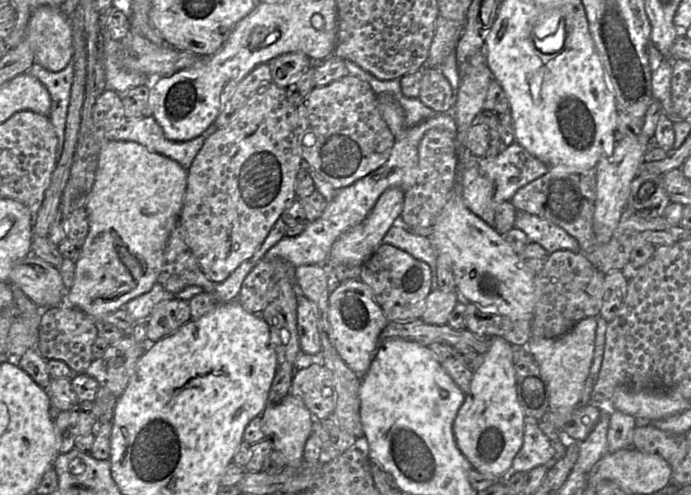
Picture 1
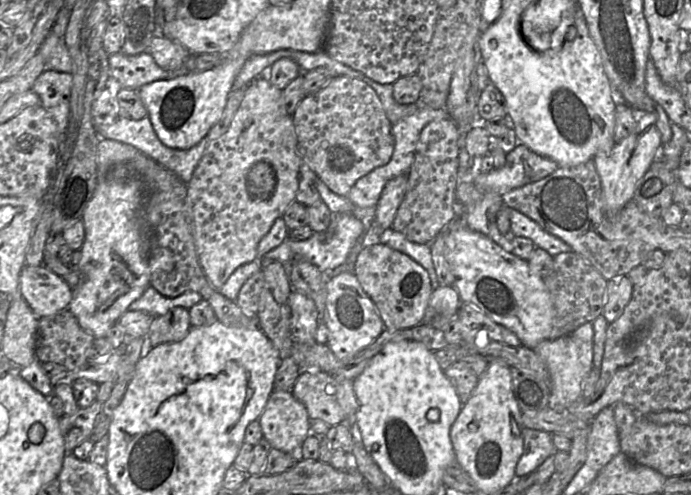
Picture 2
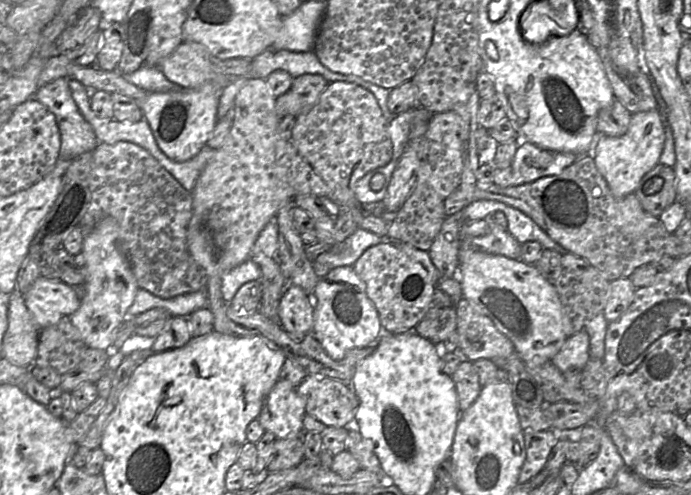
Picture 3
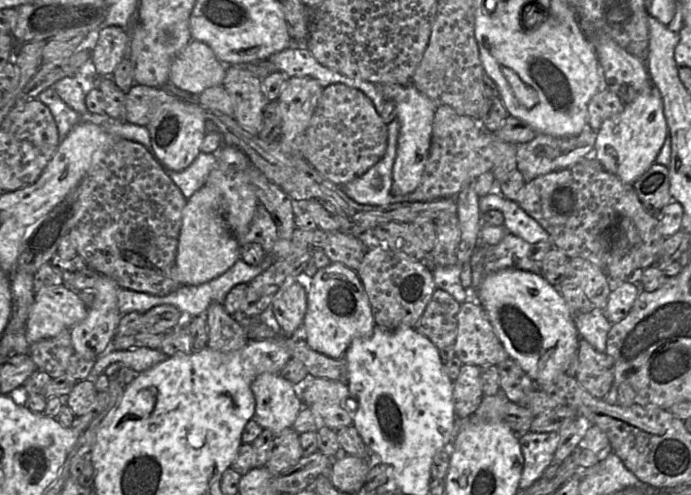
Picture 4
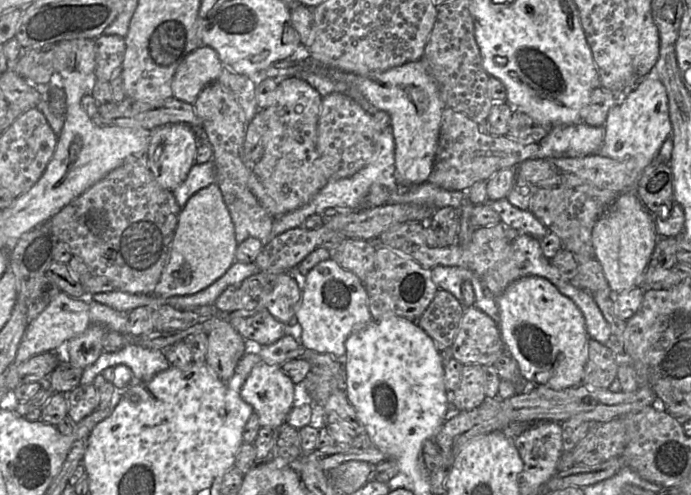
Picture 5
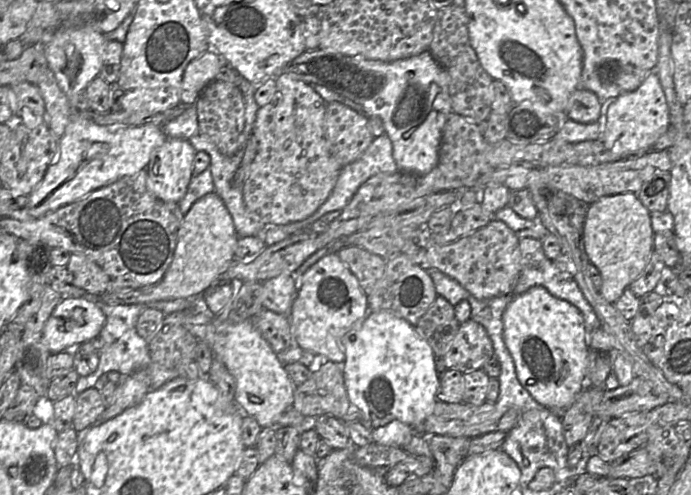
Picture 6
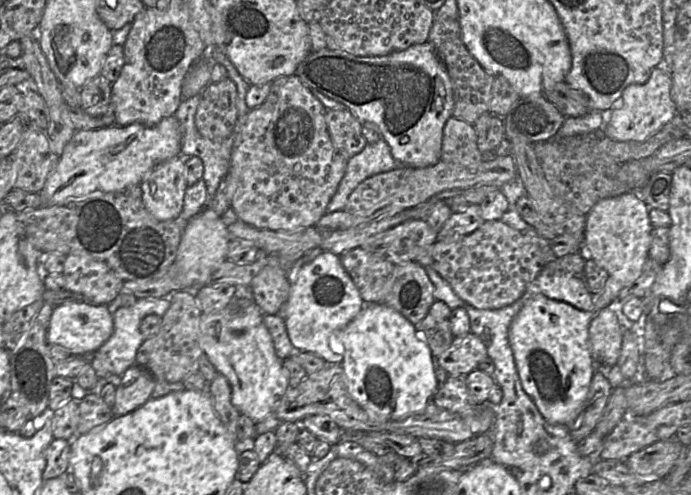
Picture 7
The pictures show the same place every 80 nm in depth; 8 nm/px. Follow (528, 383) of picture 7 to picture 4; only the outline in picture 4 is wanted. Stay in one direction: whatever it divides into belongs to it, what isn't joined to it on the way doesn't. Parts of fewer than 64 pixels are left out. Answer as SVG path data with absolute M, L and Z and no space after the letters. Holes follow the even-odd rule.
M503 269L483 277L476 302L486 312L508 357L514 359L535 381L552 381L567 373L580 343L574 318L558 290L541 274Z

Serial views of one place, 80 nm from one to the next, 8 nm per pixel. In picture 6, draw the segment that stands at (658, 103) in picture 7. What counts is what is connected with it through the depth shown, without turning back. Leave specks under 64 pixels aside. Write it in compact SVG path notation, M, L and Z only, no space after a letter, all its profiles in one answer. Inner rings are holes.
M655 71L651 72L642 84L633 91L624 92L608 107L606 128L602 141L620 159L647 153L656 141L669 129L669 108Z

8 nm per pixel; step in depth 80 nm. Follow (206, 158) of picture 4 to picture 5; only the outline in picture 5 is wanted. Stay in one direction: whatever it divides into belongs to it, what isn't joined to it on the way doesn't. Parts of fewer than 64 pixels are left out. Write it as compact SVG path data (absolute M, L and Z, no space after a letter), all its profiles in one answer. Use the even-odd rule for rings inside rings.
M213 160L194 163L185 181L173 193L178 205L183 208L187 201L199 190L216 182L216 167Z

